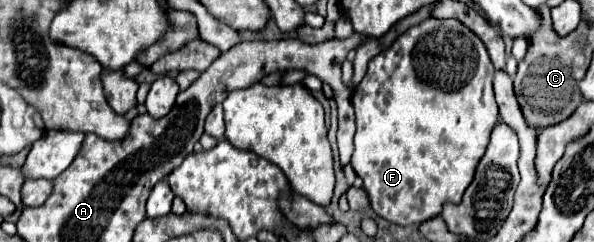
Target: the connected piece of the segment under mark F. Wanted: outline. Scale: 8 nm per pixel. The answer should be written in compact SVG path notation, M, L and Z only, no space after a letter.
M427 18L419 26L409 28L387 50L383 50L379 56L375 56L369 62L367 76L353 90L353 108L355 108L357 132L355 132L355 150L353 150L353 156L351 156L351 166L353 166L353 172L363 180L363 190L369 196L369 206L373 208L373 212L377 216L385 218L387 222L399 224L399 226L419 226L419 224L439 216L445 202L455 202L455 204L461 202L461 196L463 196L465 188L473 180L475 166L479 164L479 158L483 158L483 154L485 154L491 130L495 128L495 124L499 120L497 102L495 102L493 86L491 86L493 72L495 72L495 68L489 60L489 54L487 54L483 42L479 38L475 38L475 34L469 28L465 28L457 20L435 20L435 18Z

